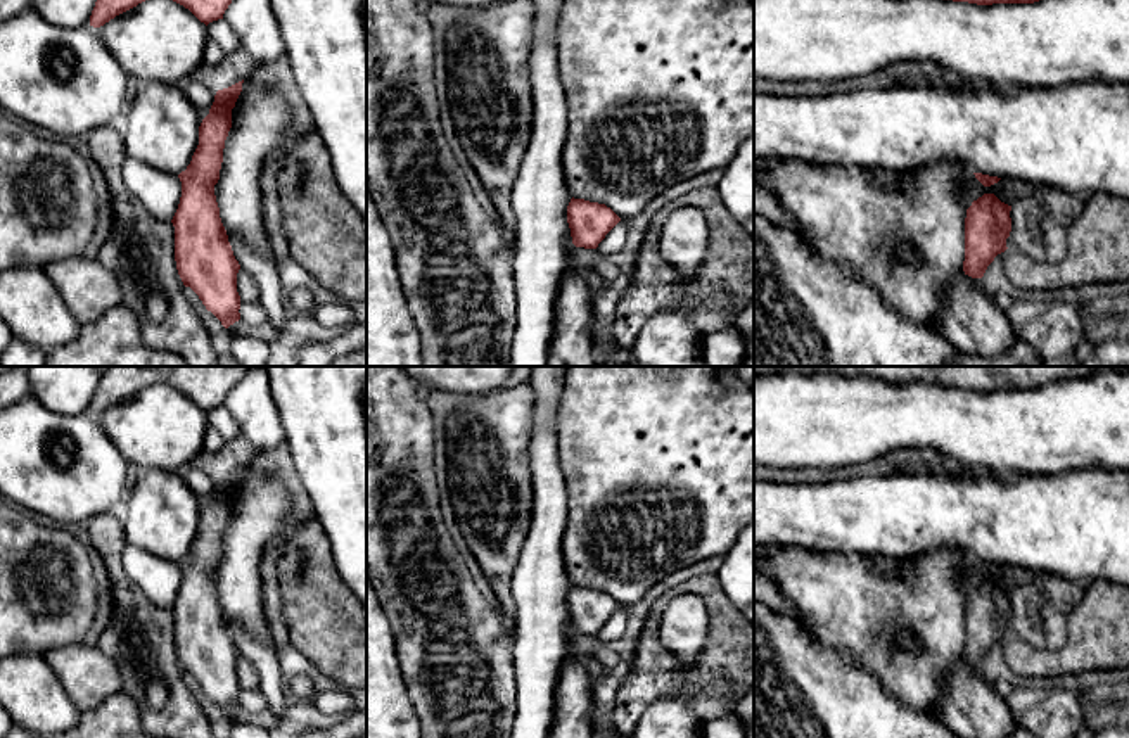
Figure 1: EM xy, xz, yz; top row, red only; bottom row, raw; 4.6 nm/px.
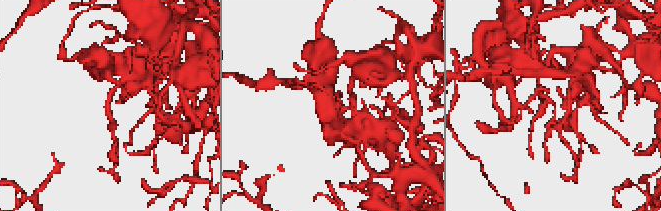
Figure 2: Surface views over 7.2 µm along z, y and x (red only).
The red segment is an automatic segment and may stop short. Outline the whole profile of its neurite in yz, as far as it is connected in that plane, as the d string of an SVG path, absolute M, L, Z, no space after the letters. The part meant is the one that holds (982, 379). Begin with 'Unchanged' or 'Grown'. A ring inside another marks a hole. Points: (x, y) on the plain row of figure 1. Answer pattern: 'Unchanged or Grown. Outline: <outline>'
Unchanged. Outline: M754 366L754 375L768 373L875 377L894 385L928 382L992 392L1034 391L1055 380L1088 377L1091 366Z

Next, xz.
Unchanged. Outline: M571 586L567 610L576 634L596 636L621 605L605 591Z

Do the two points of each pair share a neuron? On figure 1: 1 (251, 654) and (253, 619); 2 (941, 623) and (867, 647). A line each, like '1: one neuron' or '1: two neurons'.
1: two neurons
2: one neuron

